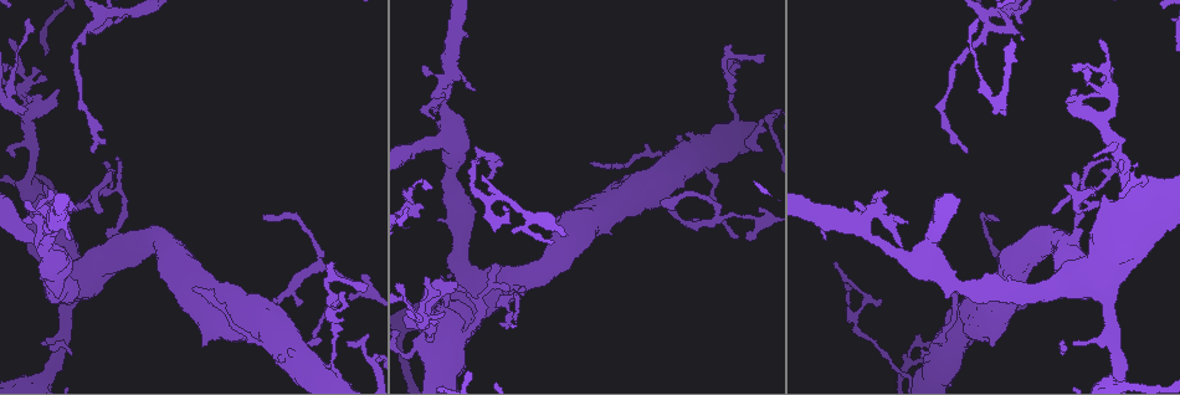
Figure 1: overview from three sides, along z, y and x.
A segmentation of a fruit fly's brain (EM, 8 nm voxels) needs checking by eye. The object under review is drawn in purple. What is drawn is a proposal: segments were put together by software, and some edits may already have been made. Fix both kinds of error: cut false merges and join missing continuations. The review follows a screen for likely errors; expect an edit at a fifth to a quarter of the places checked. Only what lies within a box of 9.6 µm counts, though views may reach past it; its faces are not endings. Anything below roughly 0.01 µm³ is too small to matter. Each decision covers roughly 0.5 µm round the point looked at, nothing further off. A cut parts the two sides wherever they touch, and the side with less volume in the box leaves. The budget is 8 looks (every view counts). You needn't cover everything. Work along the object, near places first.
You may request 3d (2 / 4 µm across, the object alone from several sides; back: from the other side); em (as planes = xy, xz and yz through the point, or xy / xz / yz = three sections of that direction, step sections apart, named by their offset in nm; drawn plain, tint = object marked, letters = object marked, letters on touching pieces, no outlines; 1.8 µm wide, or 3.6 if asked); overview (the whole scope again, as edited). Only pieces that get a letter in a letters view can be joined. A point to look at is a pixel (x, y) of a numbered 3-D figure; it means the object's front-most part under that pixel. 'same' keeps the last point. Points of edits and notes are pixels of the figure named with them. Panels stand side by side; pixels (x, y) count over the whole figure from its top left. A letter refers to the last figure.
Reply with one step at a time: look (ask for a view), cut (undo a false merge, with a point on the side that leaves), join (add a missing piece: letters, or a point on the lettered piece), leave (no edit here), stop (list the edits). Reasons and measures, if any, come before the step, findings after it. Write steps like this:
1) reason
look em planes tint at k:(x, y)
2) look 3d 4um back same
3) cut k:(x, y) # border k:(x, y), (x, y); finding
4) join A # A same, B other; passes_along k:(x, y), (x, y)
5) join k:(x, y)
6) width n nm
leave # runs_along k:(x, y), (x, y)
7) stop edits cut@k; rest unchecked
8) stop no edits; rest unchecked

thin end
look 3d 2um at 1:(428, 187)

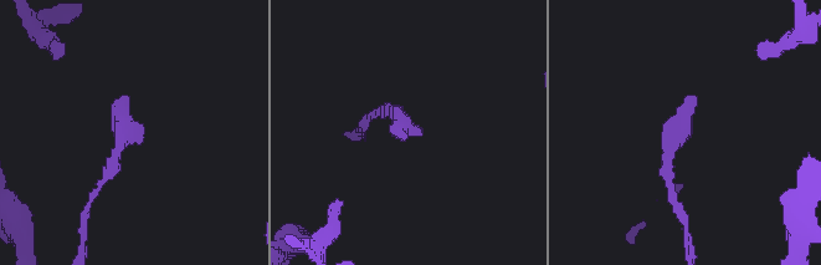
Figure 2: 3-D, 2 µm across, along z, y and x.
shape alone is not enough
look em planes letters at 2:(694, 96)

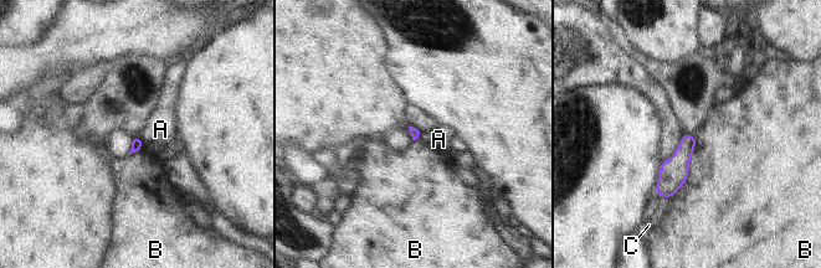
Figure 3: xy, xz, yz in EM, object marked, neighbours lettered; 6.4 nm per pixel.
leave # A other, B other, C other; border 3:(138, 135), (143, 143); none of them fits

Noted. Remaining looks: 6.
thick turns thin
look em 3.6um planes letters at 1:(893, 249)

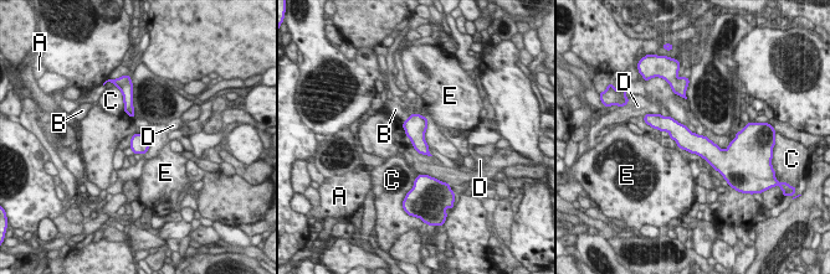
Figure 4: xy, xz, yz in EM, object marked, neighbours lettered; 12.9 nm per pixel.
longest_contact B 130 nm
join B # A other, B same, C other, D other, E other; it goes on there

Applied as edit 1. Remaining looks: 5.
see it whole again
look overview

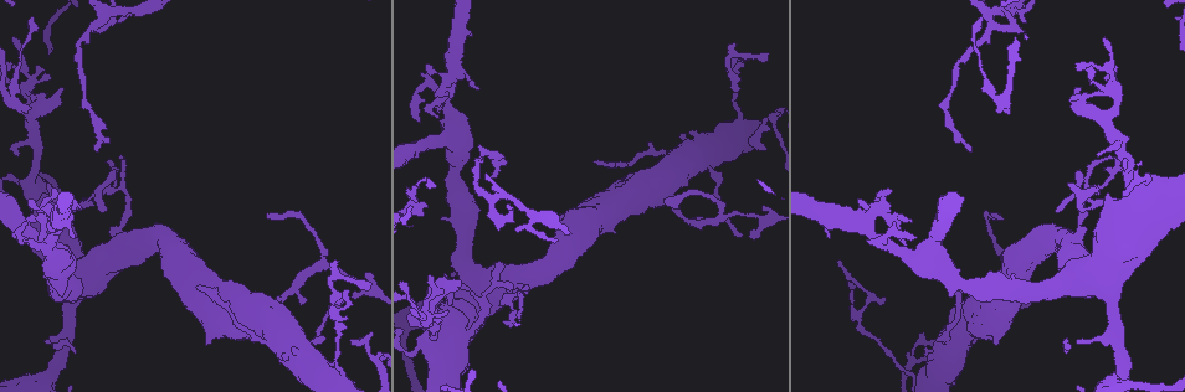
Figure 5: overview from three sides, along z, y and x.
thin end
look 3d 4um back at 5:(96, 151)

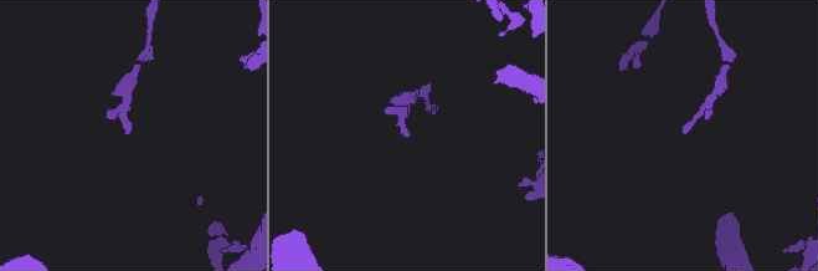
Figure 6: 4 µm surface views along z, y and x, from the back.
look em xy step 4 tint at 6:(128, 133)

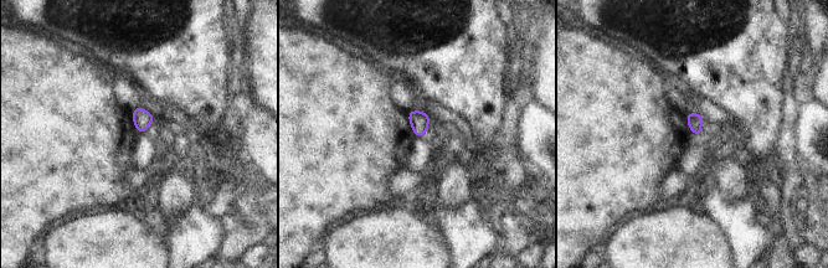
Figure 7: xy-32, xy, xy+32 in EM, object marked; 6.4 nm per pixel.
cut it another way
look em planes letters same

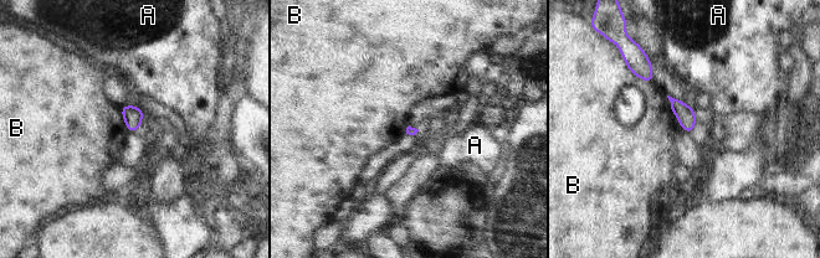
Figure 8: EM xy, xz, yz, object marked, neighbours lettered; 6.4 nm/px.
leave # A other, B other; border 8:(628, 67), (636, 76), (650, 82); no lettered piece goes on from it

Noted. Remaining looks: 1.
stop edits join@4; rest unchecked

